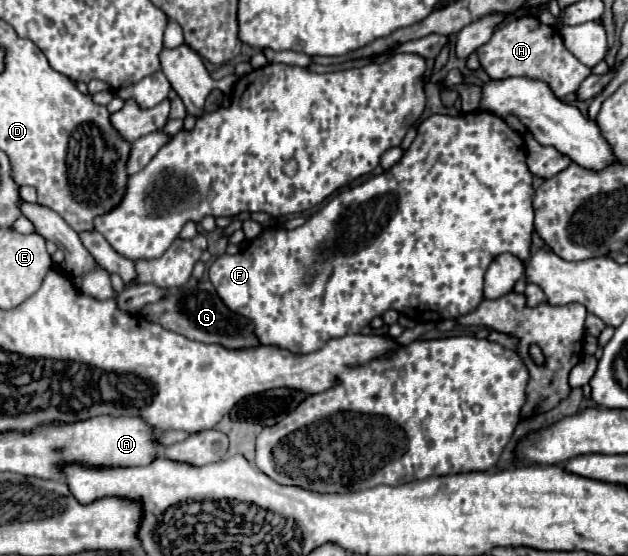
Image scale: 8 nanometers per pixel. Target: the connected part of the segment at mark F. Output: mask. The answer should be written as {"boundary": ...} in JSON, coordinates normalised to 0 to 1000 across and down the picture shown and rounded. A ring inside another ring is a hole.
{"boundary":[[[755,200],[732,210],[688,207],[666,225],[666,243],[656,254],[653,268],[643,275],[640,290],[627,297],[621,308],[611,308],[599,318],[589,318],[570,336],[538,347],[510,379],[494,387],[494,394],[484,405],[471,412],[424,408],[382,455],[350,459],[334,480],[334,505],[363,556],[373,556],[373,563],[385,563],[389,570],[398,570],[404,577],[408,599],[420,621],[439,621],[465,635],[500,635],[513,628],[532,606],[573,599],[576,588],[589,585],[596,570],[605,570],[618,556],[631,556],[634,563],[643,563],[653,574],[672,577],[672,581],[726,574],[732,567],[755,559],[771,538],[768,534],[771,491],[787,462],[793,462],[796,455],[815,455],[825,466],[844,462],[844,430],[850,412],[847,354],[850,354],[847,311],[841,308],[841,297],[838,297],[838,268],[834,268],[834,250],[828,239],[815,236],[796,210],[787,210],[783,203],[774,203],[774,200]]]}

